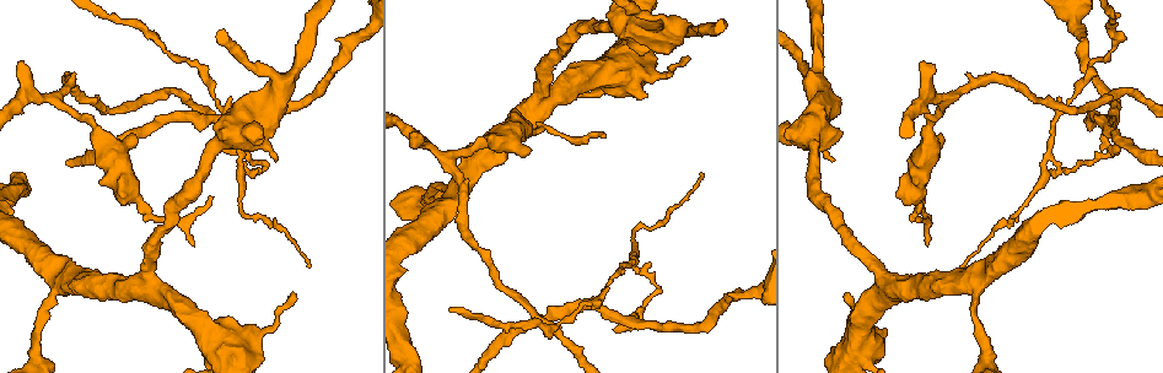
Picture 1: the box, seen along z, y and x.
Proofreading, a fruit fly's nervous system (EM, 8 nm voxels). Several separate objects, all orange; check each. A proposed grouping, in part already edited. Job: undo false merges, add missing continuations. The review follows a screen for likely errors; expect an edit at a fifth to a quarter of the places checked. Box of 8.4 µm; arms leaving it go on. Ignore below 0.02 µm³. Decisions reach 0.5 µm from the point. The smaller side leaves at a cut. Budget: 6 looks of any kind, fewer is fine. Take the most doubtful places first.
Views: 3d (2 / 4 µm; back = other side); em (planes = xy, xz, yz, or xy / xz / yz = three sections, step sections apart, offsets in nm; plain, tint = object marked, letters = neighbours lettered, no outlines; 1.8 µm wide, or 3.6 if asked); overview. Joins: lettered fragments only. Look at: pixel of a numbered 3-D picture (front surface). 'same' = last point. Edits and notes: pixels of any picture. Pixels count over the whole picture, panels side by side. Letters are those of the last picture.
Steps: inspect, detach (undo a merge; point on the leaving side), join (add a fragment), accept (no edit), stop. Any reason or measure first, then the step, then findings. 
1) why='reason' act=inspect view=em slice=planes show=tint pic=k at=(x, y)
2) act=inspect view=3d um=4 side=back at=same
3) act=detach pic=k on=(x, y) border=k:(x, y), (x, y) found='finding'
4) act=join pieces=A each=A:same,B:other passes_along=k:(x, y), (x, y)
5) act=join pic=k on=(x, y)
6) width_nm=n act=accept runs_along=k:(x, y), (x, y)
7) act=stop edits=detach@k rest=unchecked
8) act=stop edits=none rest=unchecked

why='a fork' act=inspect view=em slice=planes show=letters pic=1 at=(639, 272)

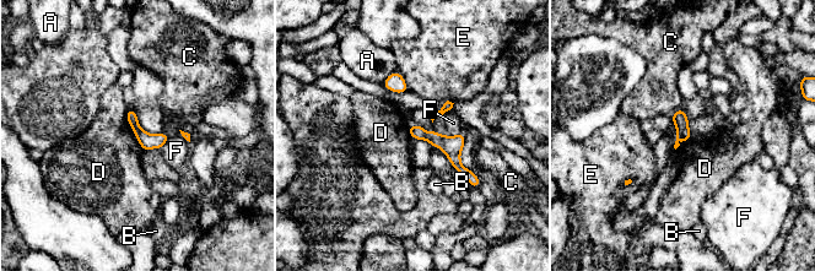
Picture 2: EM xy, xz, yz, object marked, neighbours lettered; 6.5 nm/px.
act=accept each=A:other,B:other,C:other,D:other,E:other,F:other border=2:(127, 109), (127, 122), (144, 150) found='continuous, no second cell'

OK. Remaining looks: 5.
why='an open end' act=inspect view=em slice=planes show=letters pic=1 at=(411, 135)

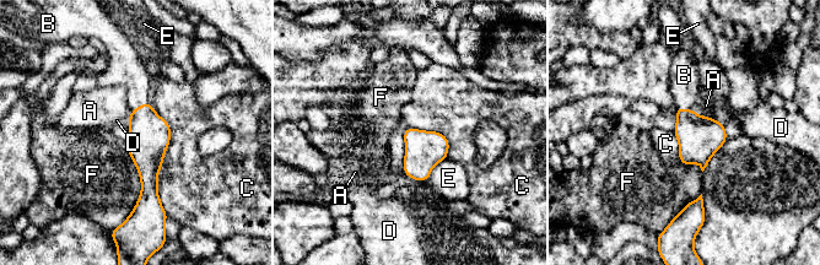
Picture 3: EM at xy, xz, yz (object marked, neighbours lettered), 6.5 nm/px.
act=join pieces=B each=A:other,B:same,C:other,D:other,E:other,F:other passes_along=3:(150, 135), (140, 106), (129, 70) found='it goes on there'

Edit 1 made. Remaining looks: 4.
why='free end' act=inspect view=em slice=planes show=letters pic=1 at=(132, 138)

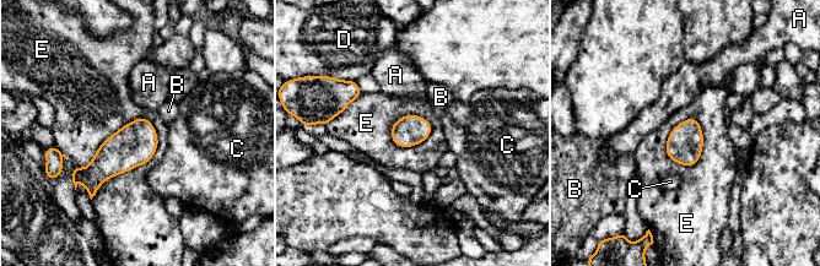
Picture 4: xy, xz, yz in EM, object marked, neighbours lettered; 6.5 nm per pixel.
act=accept each=A:other,B:other,C:other,D:other,E:other border=4:(149, 119), (155, 153), (91, 200) found='none of them fits'

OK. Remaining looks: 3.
act=stop edits=join@3 rest=unchecked

